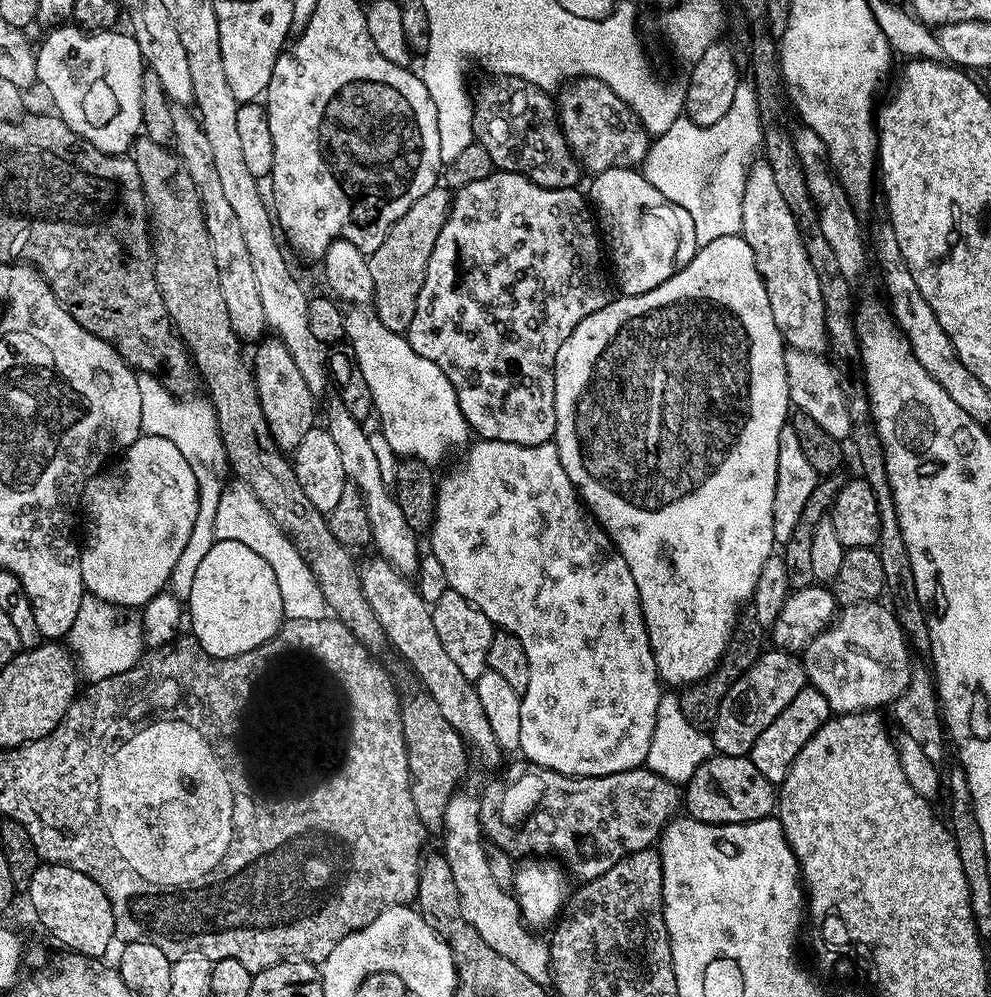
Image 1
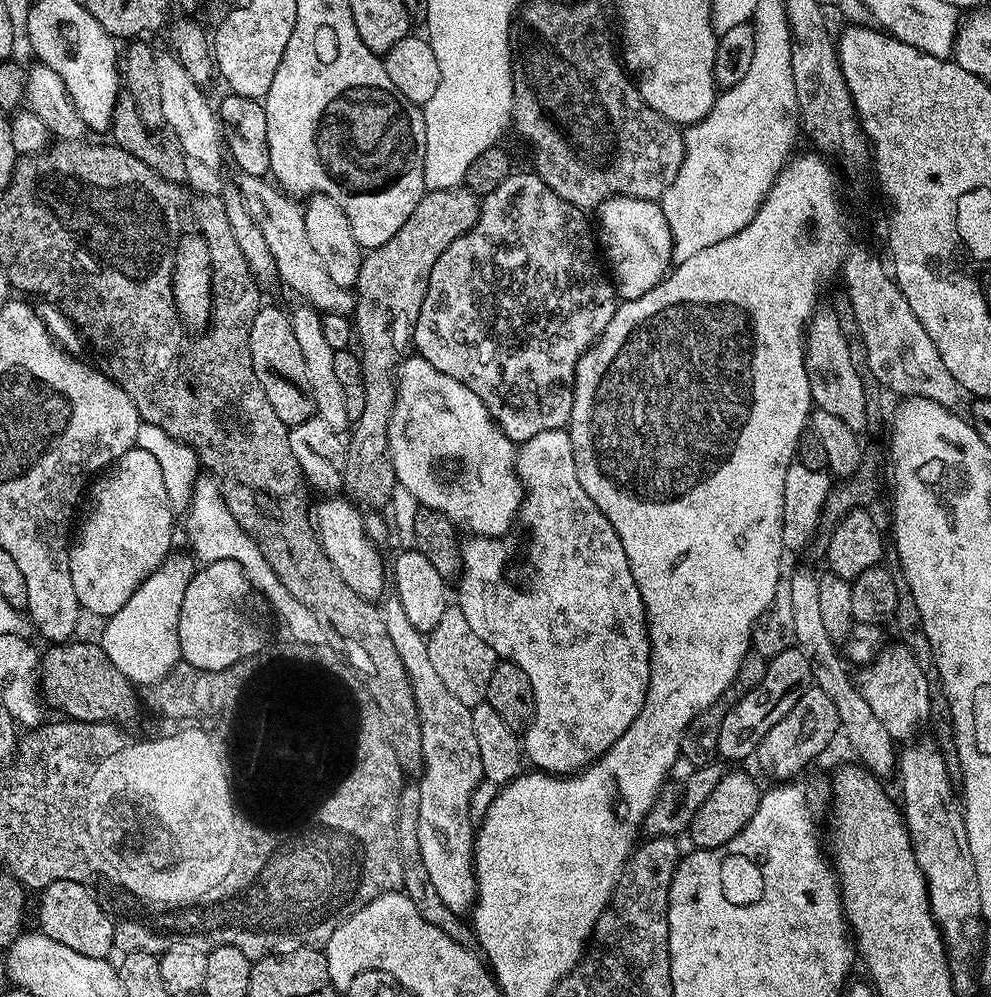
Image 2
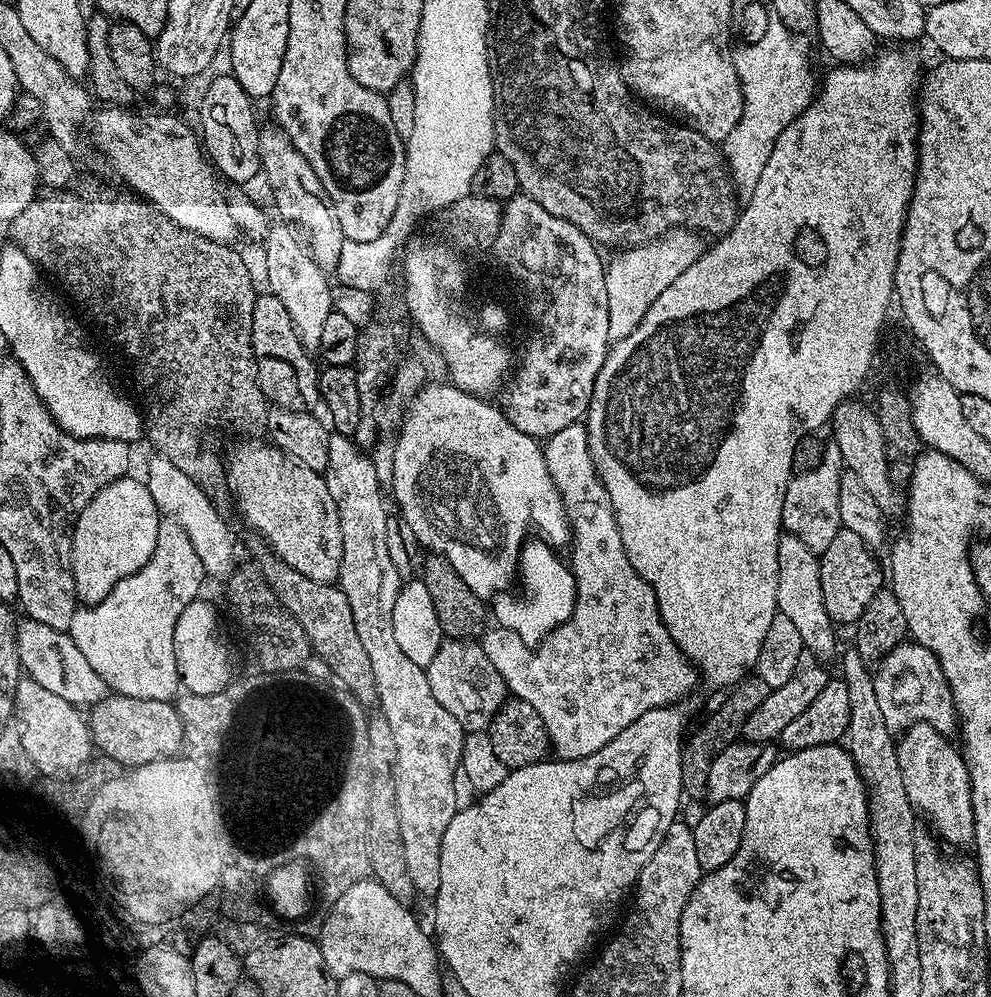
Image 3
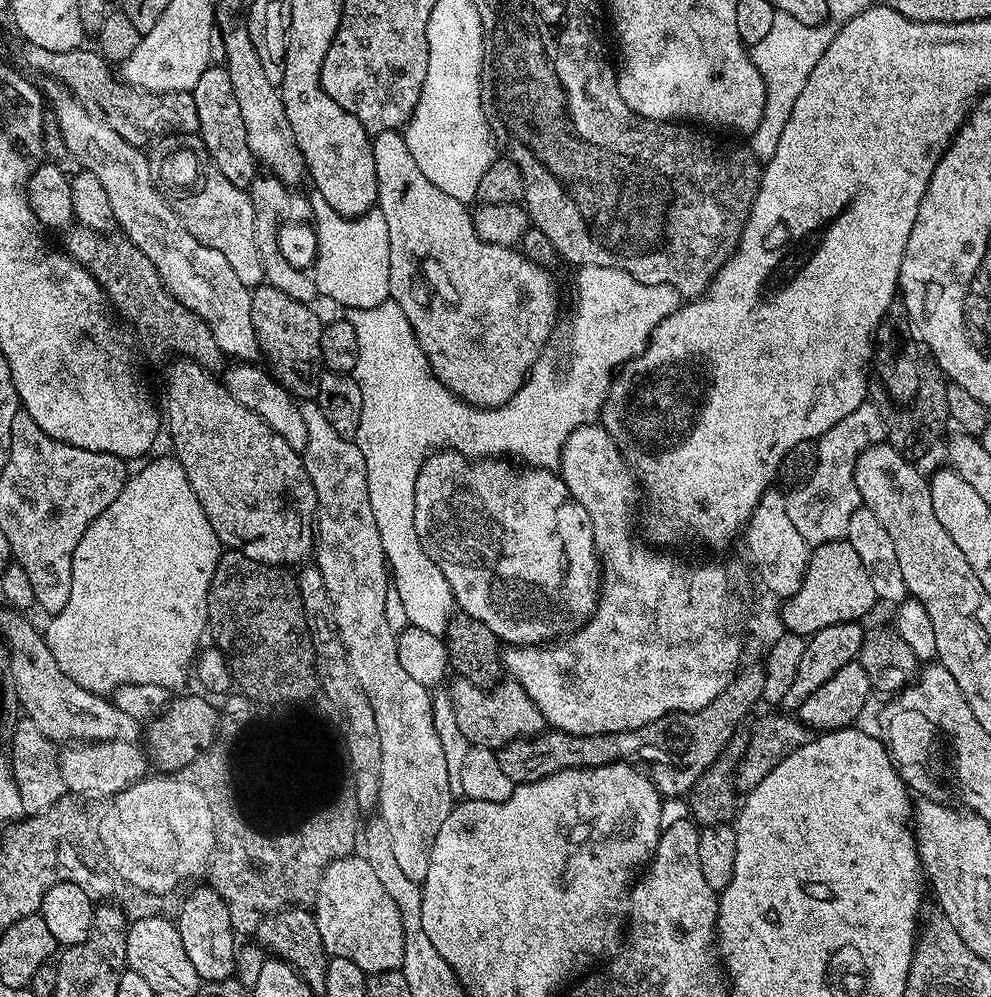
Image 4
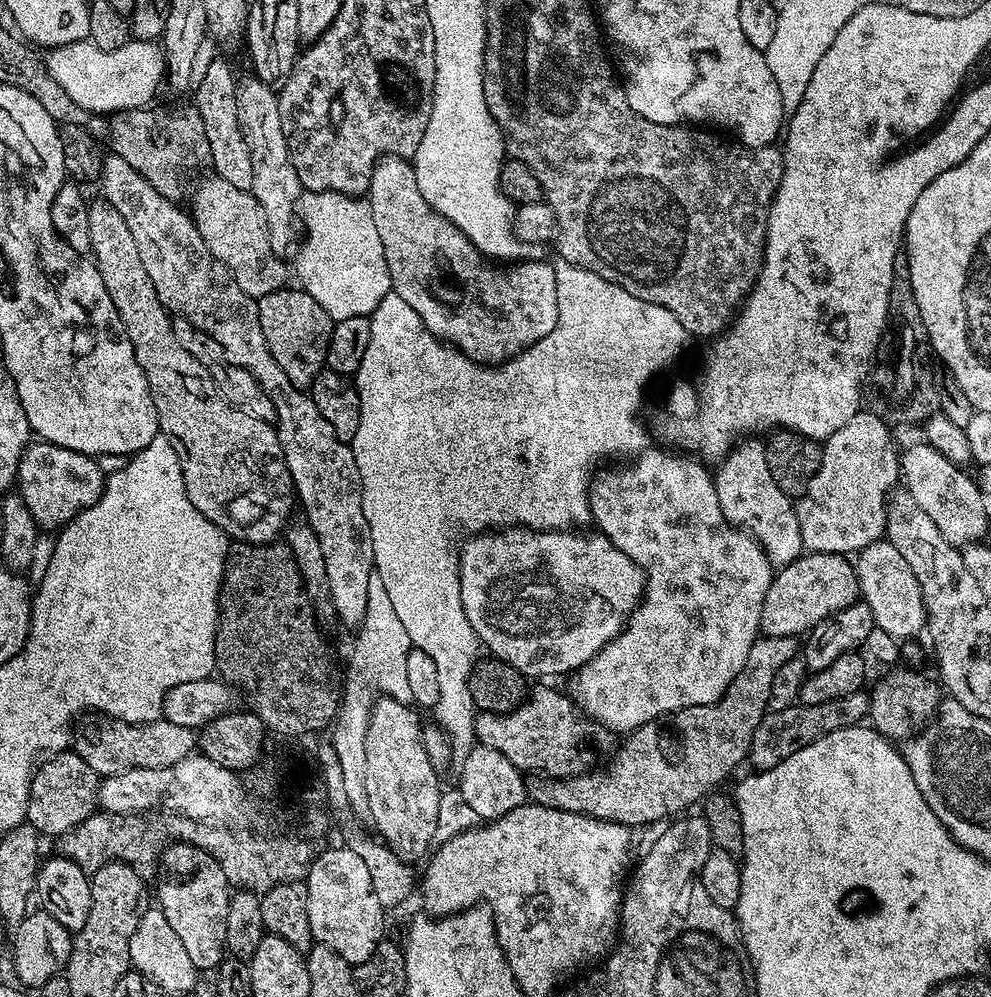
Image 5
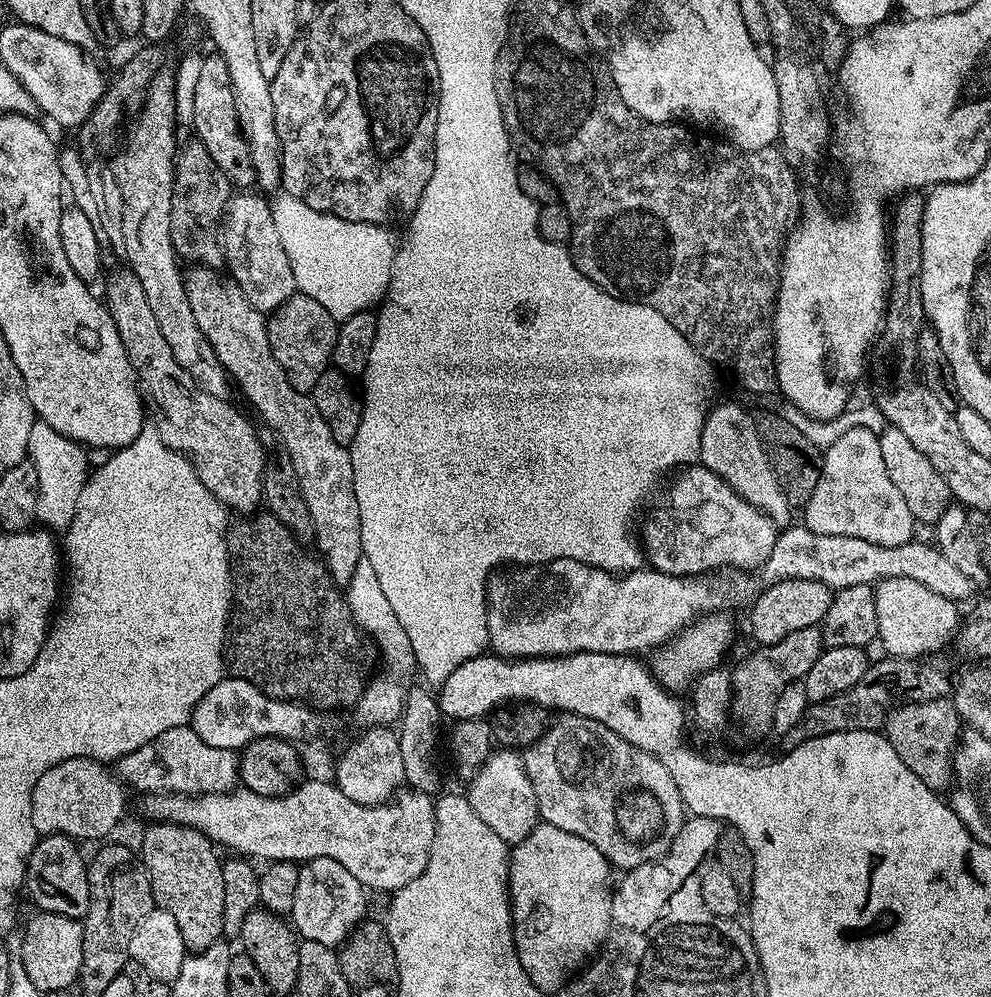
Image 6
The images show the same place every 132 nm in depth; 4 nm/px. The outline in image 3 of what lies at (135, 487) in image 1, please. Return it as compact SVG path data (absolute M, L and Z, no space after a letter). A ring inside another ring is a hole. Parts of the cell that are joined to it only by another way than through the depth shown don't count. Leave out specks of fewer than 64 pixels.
M125 474L102 486L94 498L76 516L76 527L72 530L72 573L76 595L87 605L94 605L106 596L122 578L146 566L154 552L160 533L162 519L159 507L143 479L135 480L132 474Z

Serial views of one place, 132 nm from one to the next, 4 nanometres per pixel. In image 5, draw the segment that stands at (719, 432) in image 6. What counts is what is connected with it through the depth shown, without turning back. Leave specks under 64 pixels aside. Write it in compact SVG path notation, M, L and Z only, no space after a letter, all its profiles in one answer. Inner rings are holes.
M763 447L740 448L729 451L715 469L714 479L718 502L726 522L754 537L760 543L760 549L777 569L785 568L805 551L802 542L802 530L798 530L798 518L793 497L778 490L778 482L770 475L770 466L766 466Z

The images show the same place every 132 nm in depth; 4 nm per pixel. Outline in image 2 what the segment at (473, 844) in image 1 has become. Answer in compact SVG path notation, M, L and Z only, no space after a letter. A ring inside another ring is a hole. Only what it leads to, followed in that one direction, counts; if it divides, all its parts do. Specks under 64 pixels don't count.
M396 602L383 605L384 625L398 650L398 658L402 658L408 679L412 682L412 693L416 699L416 717L420 720L420 737L422 738L422 767L419 769L420 797L418 798L418 850L422 854L422 866L426 866L426 874L430 874L430 882L446 902L451 912L464 914L471 909L476 899L476 878L472 871L472 842L474 839L474 816L472 820L472 795L476 787L484 780L482 760L478 758L478 738L474 738L474 722L472 709L467 708L450 690L446 690L442 678L434 670L430 662L427 639L410 624L403 610Z

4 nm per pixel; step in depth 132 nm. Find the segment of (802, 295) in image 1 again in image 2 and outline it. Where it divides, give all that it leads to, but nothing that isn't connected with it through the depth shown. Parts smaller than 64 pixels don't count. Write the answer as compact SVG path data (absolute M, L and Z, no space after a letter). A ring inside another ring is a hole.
M817 310L812 313L812 319L806 325L804 361L813 405L819 411L834 414L834 418L846 422L846 426L850 426L852 432L863 433L863 428L869 427L869 398L864 393L864 376L861 369L856 368L850 358L848 338L844 335L835 311Z

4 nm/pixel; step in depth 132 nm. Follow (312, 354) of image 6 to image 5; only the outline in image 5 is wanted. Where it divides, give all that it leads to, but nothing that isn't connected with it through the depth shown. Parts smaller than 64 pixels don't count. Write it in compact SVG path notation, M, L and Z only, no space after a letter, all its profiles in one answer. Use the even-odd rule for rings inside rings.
M285 286L256 300L258 318L262 326L262 334L266 334L266 342L270 346L270 354L274 354L274 362L282 366L286 378L294 382L294 386L311 389L314 378L325 371L330 346L330 334L334 321L300 286Z

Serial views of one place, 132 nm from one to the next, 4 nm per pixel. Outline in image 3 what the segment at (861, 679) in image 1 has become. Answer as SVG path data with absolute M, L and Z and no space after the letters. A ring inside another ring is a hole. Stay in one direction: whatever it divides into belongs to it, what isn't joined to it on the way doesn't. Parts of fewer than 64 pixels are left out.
M911 724L896 740L898 766L912 807L936 827L935 835L945 845L972 844L974 838L974 806L970 790L970 774L961 749L954 748L945 733L929 724Z

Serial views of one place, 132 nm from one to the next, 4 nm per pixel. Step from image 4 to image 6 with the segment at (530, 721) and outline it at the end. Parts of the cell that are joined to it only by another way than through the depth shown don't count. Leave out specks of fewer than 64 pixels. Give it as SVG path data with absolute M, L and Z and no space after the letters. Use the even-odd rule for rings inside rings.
M572 712L557 715L530 747L523 749L524 769L538 798L540 820L558 826L578 838L586 838L620 870L637 868L660 859L668 852L686 819L686 809L670 770L658 758L623 740L610 726L576 716Z

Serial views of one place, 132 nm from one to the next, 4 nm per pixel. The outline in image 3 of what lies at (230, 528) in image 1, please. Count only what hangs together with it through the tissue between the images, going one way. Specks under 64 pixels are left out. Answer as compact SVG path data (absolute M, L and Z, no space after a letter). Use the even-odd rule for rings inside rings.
M152 455L148 462L148 476L146 483L159 507L161 515L175 519L186 531L190 544L197 551L199 561L202 562L205 573L209 576L226 578L236 567L234 561L234 546L225 522L220 518L219 507L209 499L201 487L188 474L174 466L165 456Z

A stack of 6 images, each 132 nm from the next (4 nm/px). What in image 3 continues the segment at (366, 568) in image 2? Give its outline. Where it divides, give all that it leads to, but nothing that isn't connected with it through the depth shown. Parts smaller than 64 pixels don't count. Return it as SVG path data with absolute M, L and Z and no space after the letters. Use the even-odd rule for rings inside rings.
M240 440L229 450L228 456L226 452L228 486L241 518L291 568L298 570L306 578L314 578L314 582L336 584L340 579L340 563L344 553L342 526L338 510L334 506L334 498L330 498L330 490L326 490L323 475L310 470L306 462L298 462L298 458L286 454L275 444L261 440Z

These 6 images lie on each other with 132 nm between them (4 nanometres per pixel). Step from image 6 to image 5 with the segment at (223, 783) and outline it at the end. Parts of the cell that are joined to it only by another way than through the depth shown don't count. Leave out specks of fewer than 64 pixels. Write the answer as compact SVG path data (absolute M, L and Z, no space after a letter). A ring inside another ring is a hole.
M111 718L101 719L101 724L88 724L74 736L74 751L94 770L97 777L113 776L131 768L169 768L174 762L182 762L198 748L198 736L186 726L174 726L174 722L158 719L152 724L127 724Z

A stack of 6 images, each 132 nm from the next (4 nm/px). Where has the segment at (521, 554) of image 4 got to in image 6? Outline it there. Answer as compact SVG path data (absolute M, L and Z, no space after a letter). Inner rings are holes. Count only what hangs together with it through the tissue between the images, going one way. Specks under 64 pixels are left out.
M552 560L548 564L516 566L511 570L501 571L488 581L488 642L493 653L513 660L573 656L579 652L615 656L644 654L640 652L647 653L668 643L700 617L723 613L724 607L736 608L746 596L752 598L757 595L758 587L756 588L754 581L746 580L745 573L730 570L721 576L721 580L714 574L671 576L658 572L651 566L615 576L601 568L591 568L589 564L573 560Z

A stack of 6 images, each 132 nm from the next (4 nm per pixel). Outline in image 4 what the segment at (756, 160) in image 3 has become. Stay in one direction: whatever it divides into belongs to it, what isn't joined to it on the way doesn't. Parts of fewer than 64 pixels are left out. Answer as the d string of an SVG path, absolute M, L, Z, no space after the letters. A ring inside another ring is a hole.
M777 12L770 34L766 34L762 42L751 45L750 55L754 66L766 82L766 110L758 130L750 134L750 140L752 140L750 147L757 158L778 150L778 141L782 139L782 130L786 130L786 122L790 122L794 102L798 94L802 94L810 74L814 74L814 66L818 66L818 58L826 54L826 46L833 35L833 29L828 29L828 26L818 28L802 26L798 18L790 18L790 14L785 12Z

